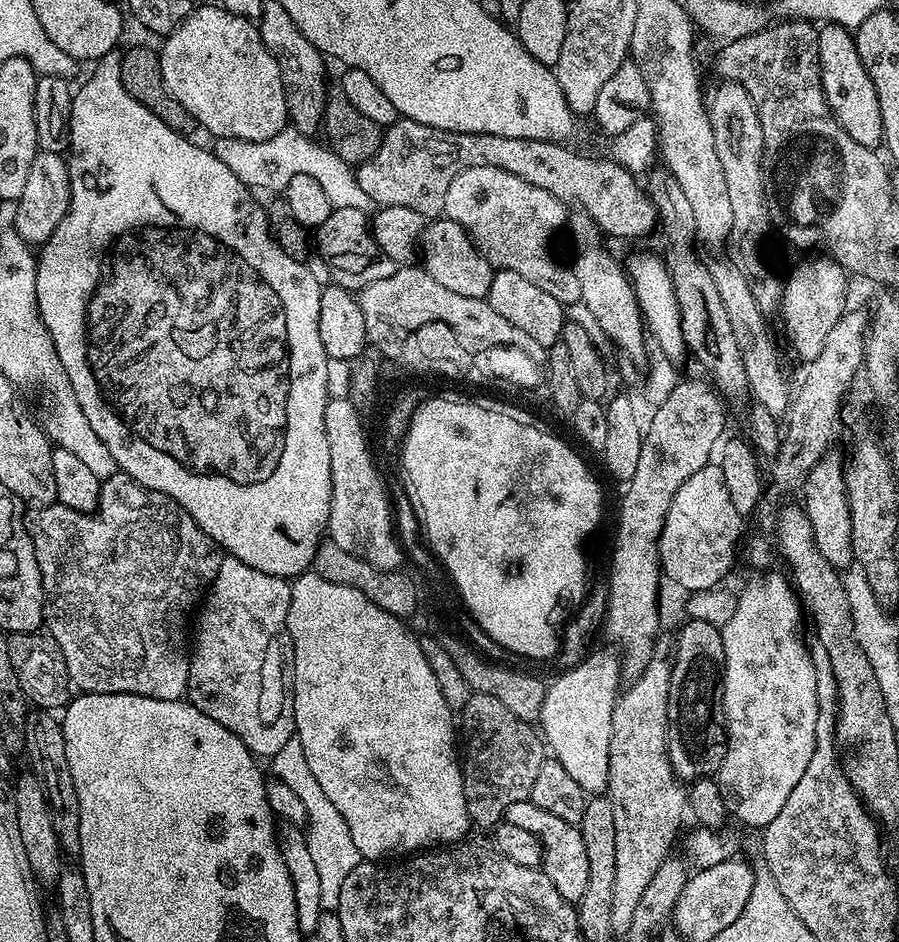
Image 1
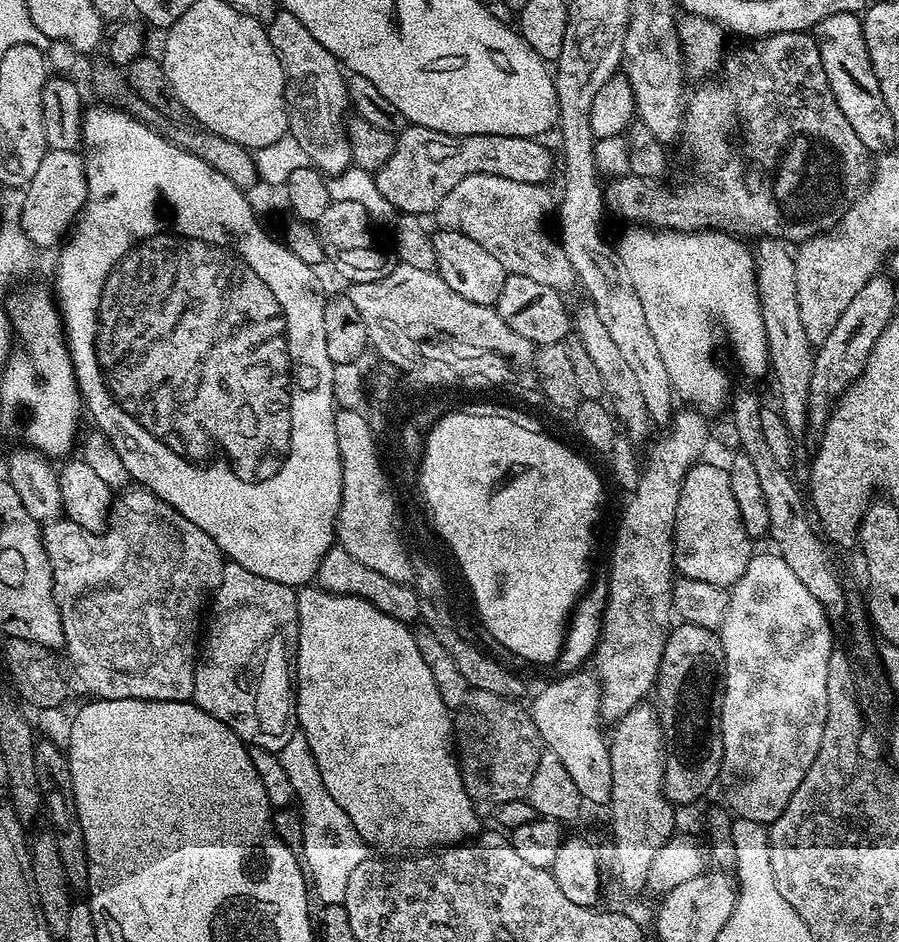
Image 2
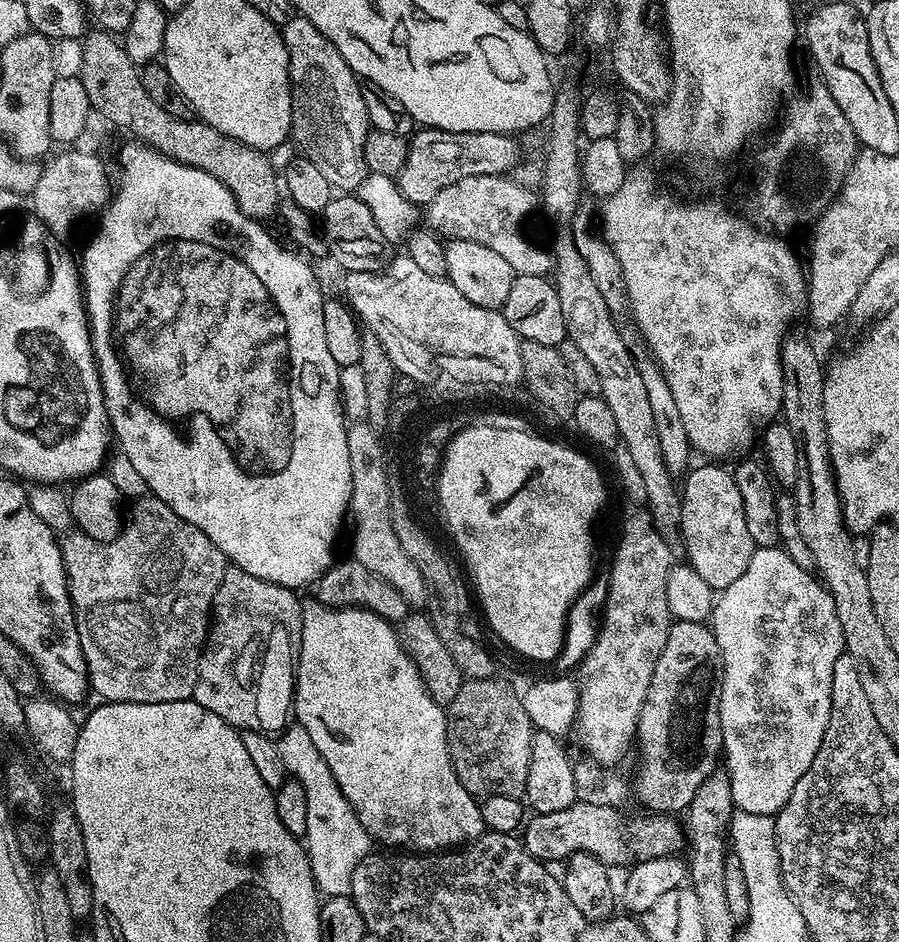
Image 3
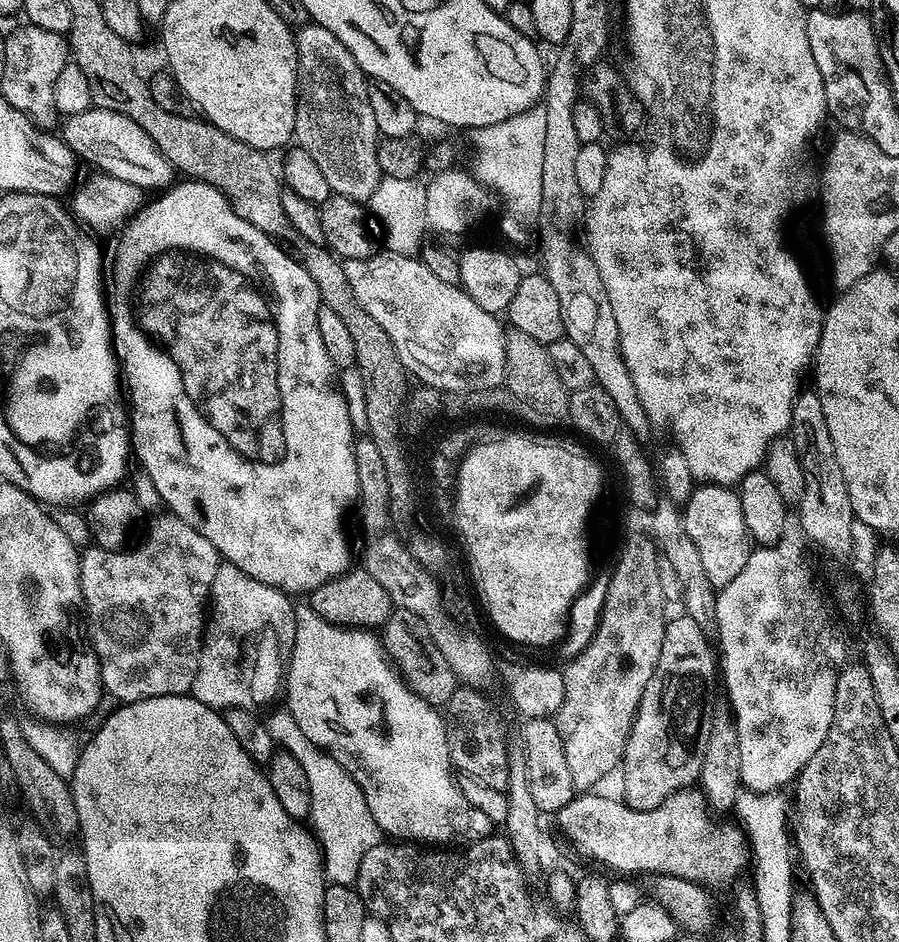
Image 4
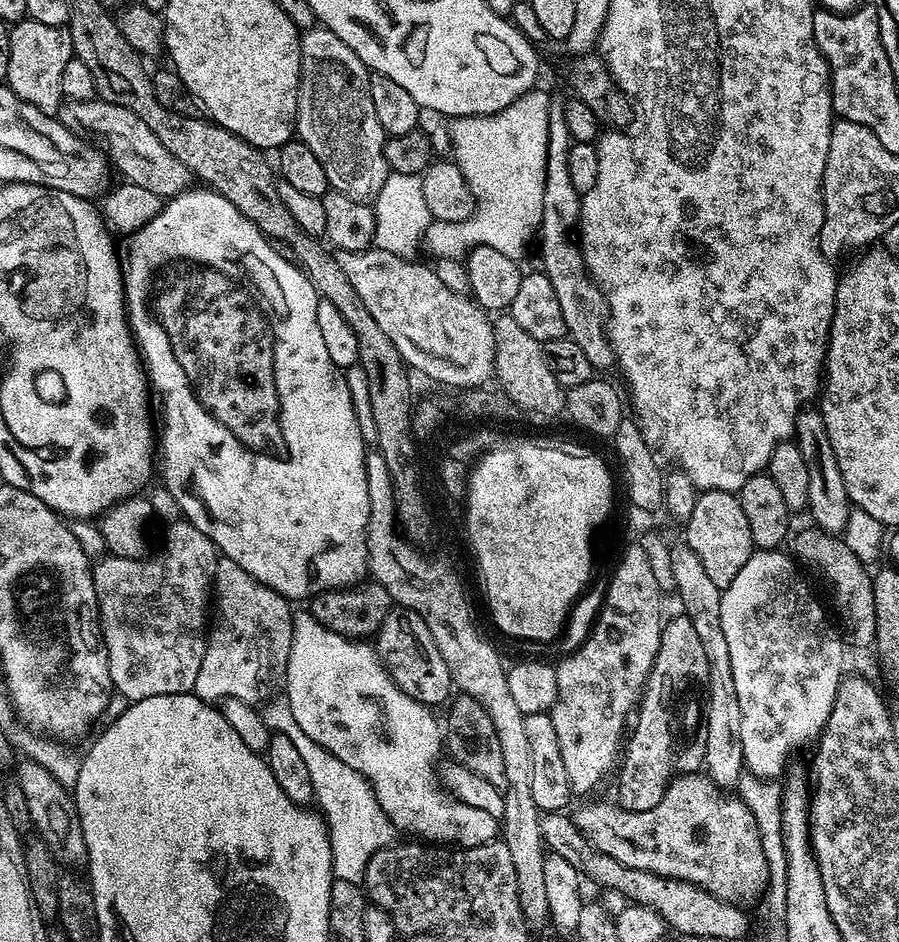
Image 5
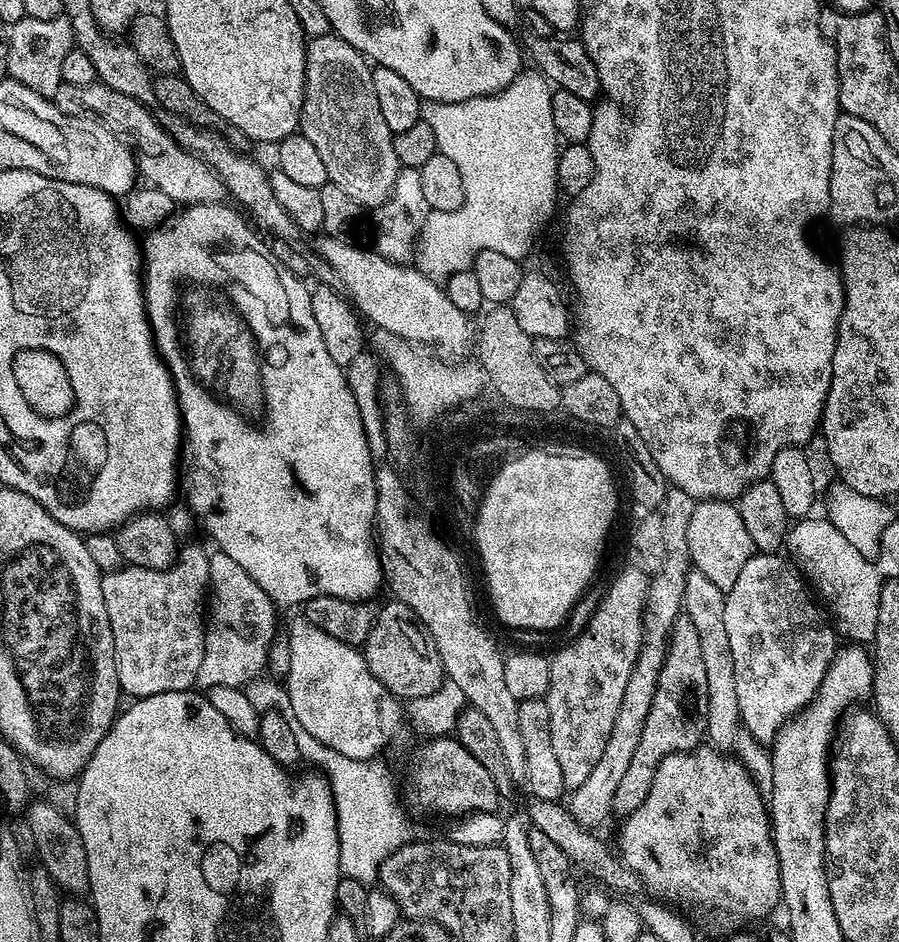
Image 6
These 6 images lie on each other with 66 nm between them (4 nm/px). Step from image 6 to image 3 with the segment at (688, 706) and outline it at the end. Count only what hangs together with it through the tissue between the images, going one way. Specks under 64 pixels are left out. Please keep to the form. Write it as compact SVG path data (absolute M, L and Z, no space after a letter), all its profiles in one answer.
M676 620L668 627L666 646L658 654L650 690L636 723L640 769L634 794L652 814L680 814L690 806L698 786L710 778L722 758L724 739L720 721L720 679L724 659L707 623Z

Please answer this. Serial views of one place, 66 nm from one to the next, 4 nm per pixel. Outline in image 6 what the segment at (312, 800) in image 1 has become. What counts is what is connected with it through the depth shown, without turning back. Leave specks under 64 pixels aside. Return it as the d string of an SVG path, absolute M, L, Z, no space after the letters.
M289 715L290 730L298 741L301 761L313 764L328 779L334 798L336 829L338 830L338 850L340 851L340 871L344 876L371 885L379 877L382 862L396 850L413 843L412 824L396 801L388 768L379 759L359 760L346 758L330 746L322 746L314 734L308 733L298 718Z

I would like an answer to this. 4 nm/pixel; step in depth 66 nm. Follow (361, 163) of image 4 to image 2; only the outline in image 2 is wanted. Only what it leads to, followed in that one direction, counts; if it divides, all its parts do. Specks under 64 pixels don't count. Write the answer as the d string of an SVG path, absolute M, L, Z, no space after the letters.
M283 10L277 11L274 19L267 21L266 27L270 46L274 46L284 67L284 105L288 115L289 133L296 139L298 146L302 146L302 150L306 150L309 161L315 167L329 177L339 176L341 172L353 167L346 127L350 101L342 65L334 54L330 54L330 50L326 50L326 46L322 46L322 42L318 42L318 38L314 38L314 34L310 34L310 30L306 30L306 26L302 26L302 22L298 22L298 18L294 18L294 14Z

